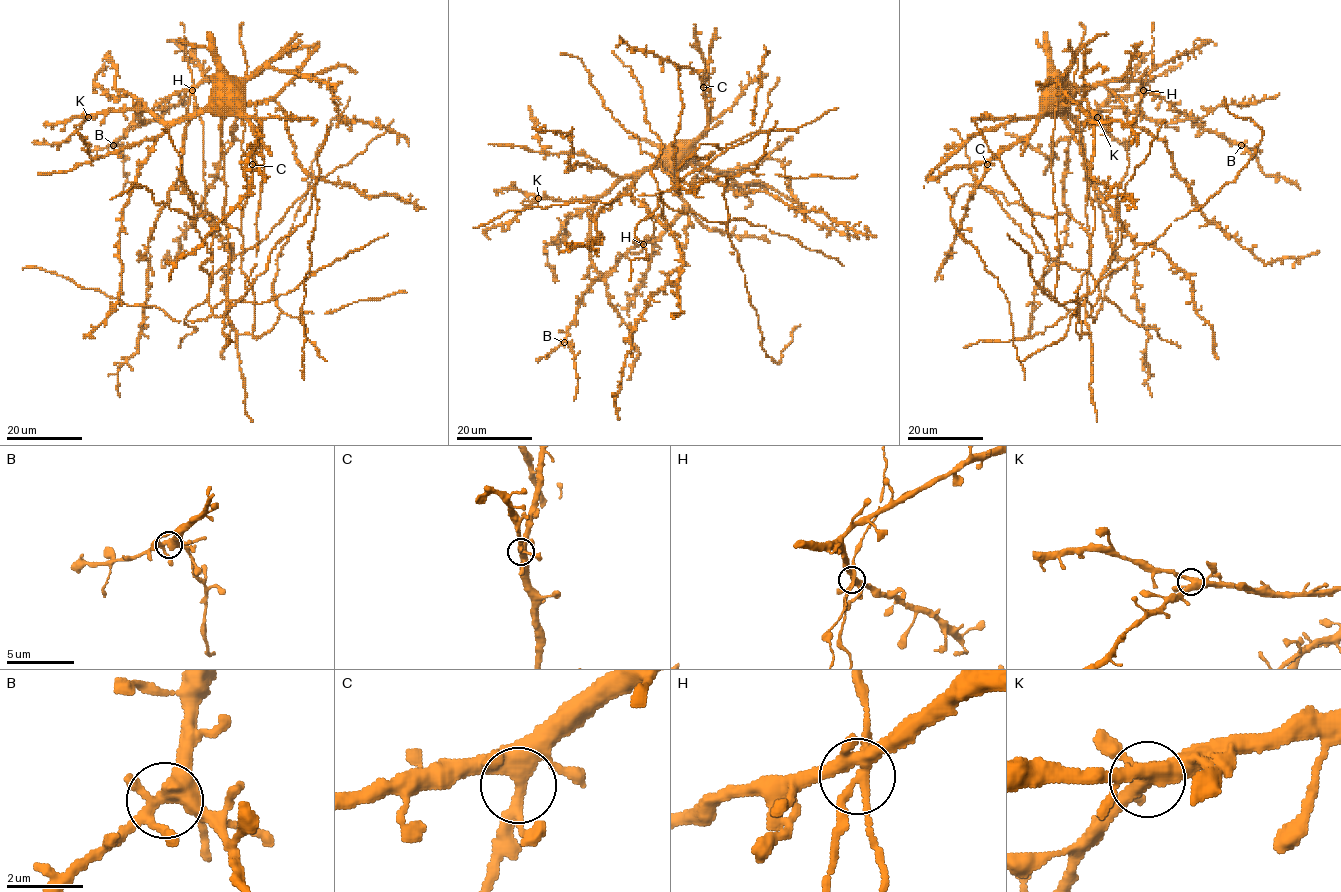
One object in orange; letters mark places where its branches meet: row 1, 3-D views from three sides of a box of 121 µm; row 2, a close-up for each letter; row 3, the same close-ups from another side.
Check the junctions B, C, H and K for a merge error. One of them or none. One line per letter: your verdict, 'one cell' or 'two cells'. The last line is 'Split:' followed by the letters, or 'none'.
B: one cell
C: one cell
H: two cells
K: one cell
Split: H

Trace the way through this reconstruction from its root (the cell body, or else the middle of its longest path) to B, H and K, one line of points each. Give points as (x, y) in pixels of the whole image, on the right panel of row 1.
B: (1047, 92), (1057, 86), (1093, 88), (1111, 80), (1138, 80), (1146, 90), (1164, 97), (1204, 128), (1241, 145)
H: (1047, 92), (1057, 86), (1093, 88), (1111, 80), (1138, 80), (1144, 89)
K: (1047, 92), (1074, 122), (1086, 122), (1098, 109), (1097, 117)

